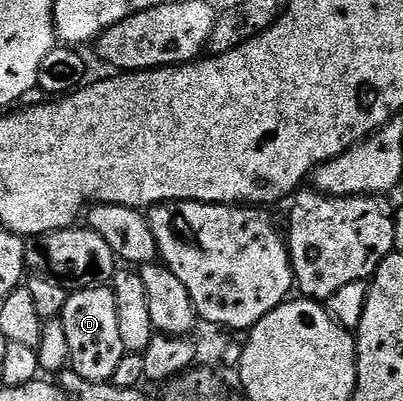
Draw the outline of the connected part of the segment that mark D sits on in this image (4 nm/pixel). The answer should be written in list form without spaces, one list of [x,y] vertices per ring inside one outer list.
[[[95,285],[69,292],[66,307],[58,319],[62,327],[66,327],[71,372],[82,375],[82,379],[87,381],[111,382],[114,371],[118,371],[118,363],[122,363],[125,355],[118,327],[118,303],[114,303],[112,288]]]

